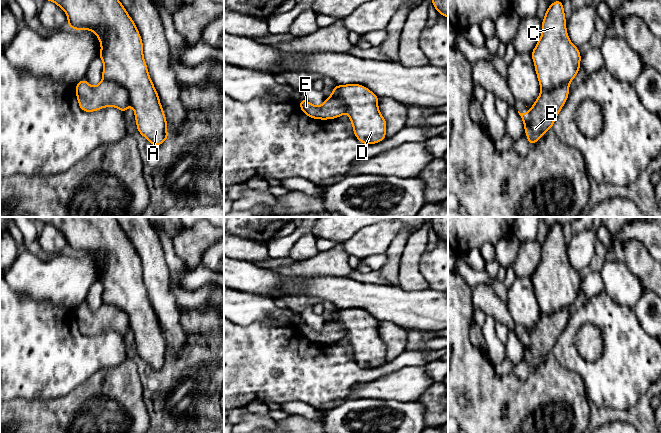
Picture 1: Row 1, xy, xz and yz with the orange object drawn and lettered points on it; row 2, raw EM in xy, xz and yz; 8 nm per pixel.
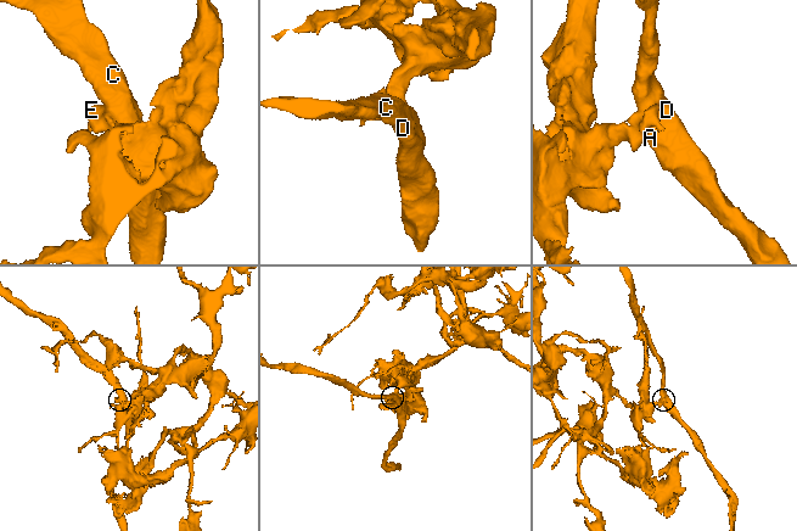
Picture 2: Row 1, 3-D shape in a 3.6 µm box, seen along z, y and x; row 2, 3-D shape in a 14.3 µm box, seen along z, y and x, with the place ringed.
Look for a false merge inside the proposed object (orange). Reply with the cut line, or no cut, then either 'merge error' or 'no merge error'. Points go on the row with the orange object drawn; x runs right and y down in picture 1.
cut none; no merge error

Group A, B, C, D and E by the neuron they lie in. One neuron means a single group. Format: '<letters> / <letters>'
A B C D E

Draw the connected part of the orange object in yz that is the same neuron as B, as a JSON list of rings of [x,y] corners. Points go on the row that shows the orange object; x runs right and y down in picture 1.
[[[555,0],[548,7],[542,20],[542,34],[530,54],[542,91],[528,112],[520,113],[518,111],[518,113],[523,120],[528,142],[532,146],[552,128],[557,115],[567,101],[570,92],[569,83],[573,81],[580,69],[582,55],[568,37],[563,2],[560,0]]]

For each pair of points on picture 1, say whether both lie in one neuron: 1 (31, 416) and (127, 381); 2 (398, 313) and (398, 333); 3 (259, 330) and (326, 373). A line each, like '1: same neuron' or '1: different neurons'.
1: same neuron
2: different neurons
3: same neuron

